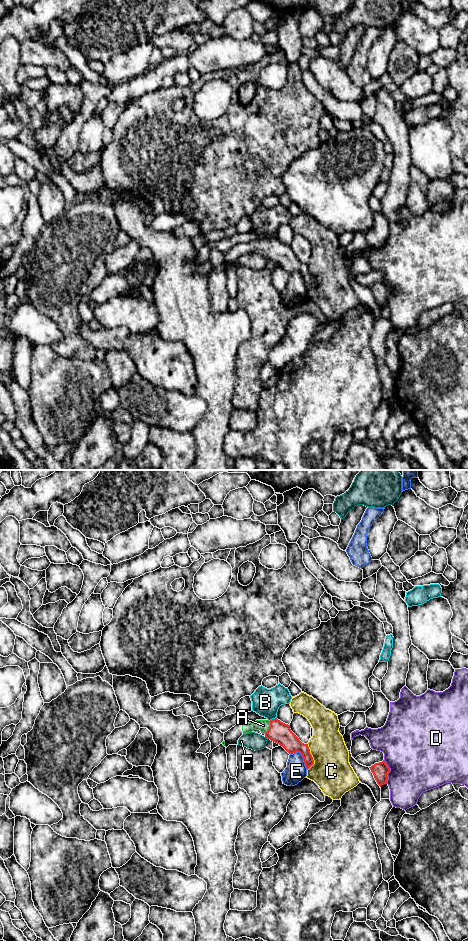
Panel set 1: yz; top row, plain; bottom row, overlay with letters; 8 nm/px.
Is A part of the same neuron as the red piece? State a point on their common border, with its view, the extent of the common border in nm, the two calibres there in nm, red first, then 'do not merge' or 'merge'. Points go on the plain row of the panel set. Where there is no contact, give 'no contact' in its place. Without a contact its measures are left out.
contact yz (269, 247); length 110 nm; calibres 170 and 100 nm; merge

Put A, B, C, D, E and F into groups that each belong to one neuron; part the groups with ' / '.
A / B / C / D / E / F

